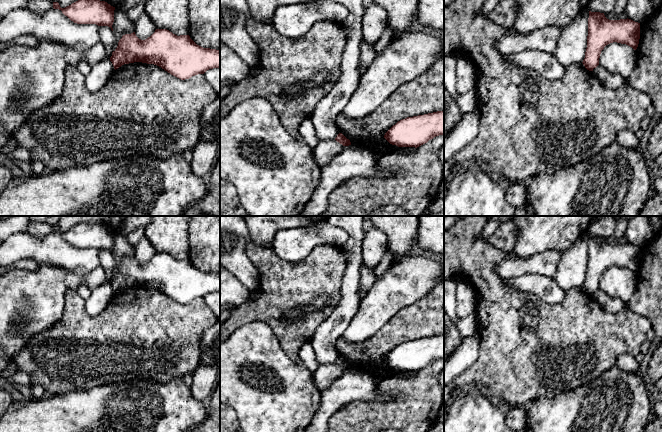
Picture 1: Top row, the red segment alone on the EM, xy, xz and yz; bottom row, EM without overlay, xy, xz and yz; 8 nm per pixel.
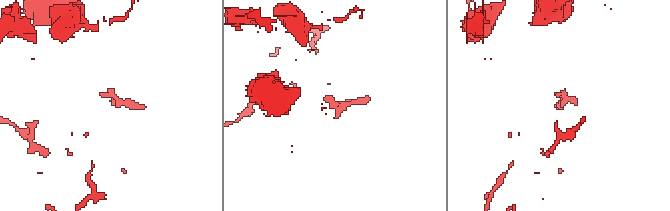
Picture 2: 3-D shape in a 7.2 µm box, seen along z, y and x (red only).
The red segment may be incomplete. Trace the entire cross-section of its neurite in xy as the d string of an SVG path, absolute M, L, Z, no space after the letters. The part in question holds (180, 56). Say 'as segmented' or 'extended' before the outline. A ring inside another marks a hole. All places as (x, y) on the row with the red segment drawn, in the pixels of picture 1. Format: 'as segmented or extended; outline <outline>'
as segmented; outline M156 29L145 40L139 39L135 32L123 35L117 48L112 52L110 61L115 70L124 64L134 62L154 64L171 75L185 80L198 74L204 74L209 69L220 68L220 50L203 48L197 45L189 35L177 36L167 29Z

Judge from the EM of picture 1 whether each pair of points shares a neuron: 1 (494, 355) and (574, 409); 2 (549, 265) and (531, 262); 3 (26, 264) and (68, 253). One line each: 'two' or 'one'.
1: two
2: one
3: two

